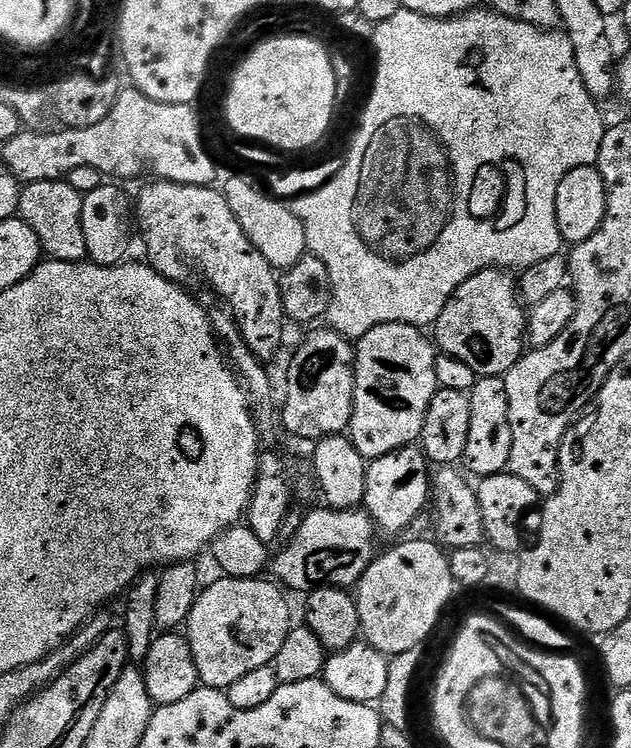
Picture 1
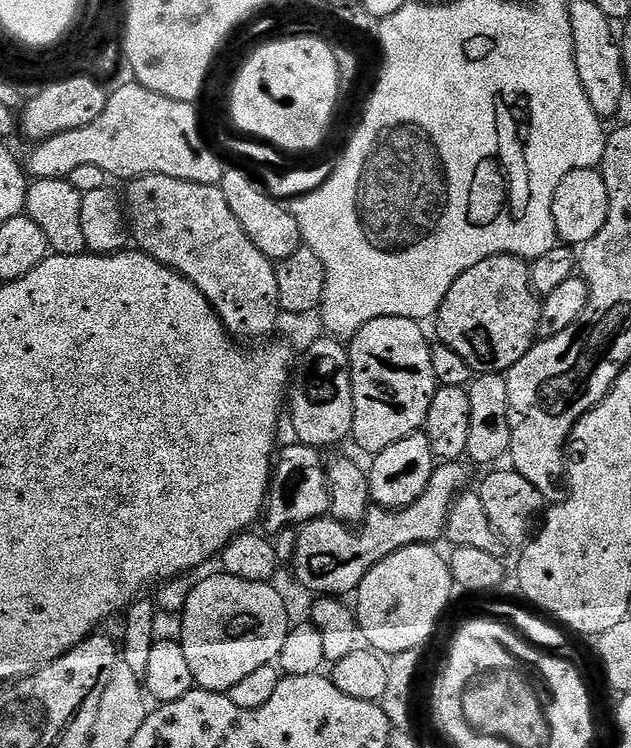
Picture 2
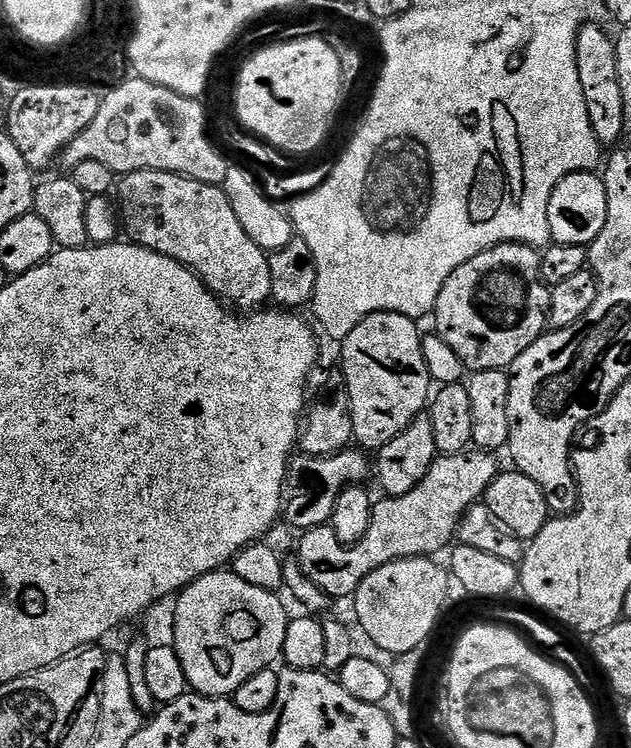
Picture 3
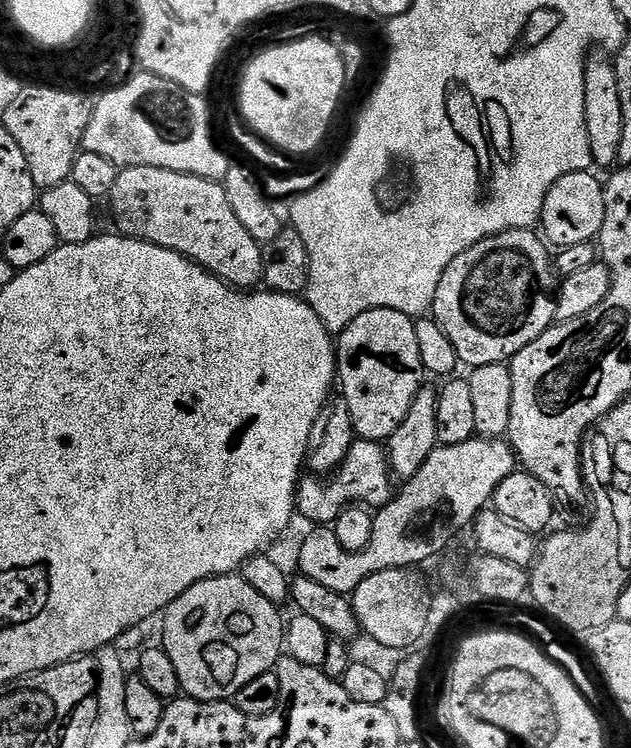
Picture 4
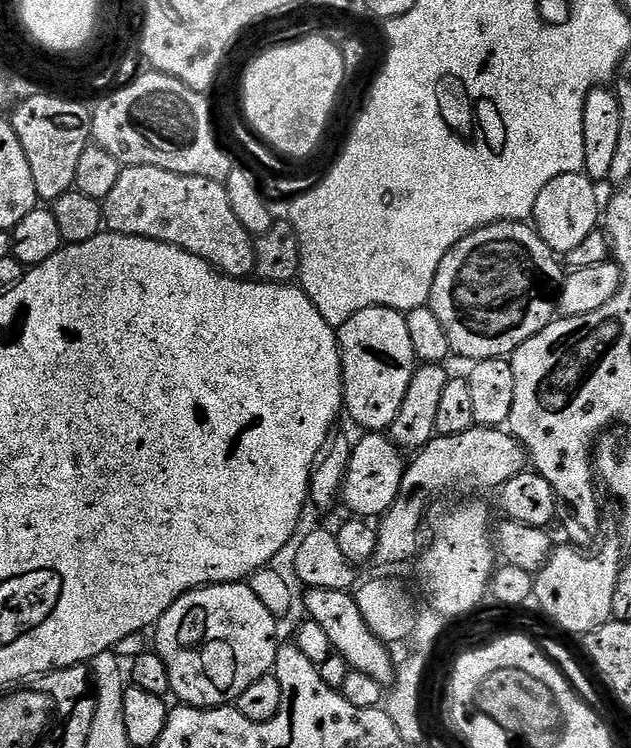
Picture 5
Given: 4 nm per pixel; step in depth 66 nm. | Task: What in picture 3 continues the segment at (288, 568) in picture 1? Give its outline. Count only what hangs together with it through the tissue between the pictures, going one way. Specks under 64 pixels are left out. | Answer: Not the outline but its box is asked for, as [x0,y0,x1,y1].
[298,450,498,598]

